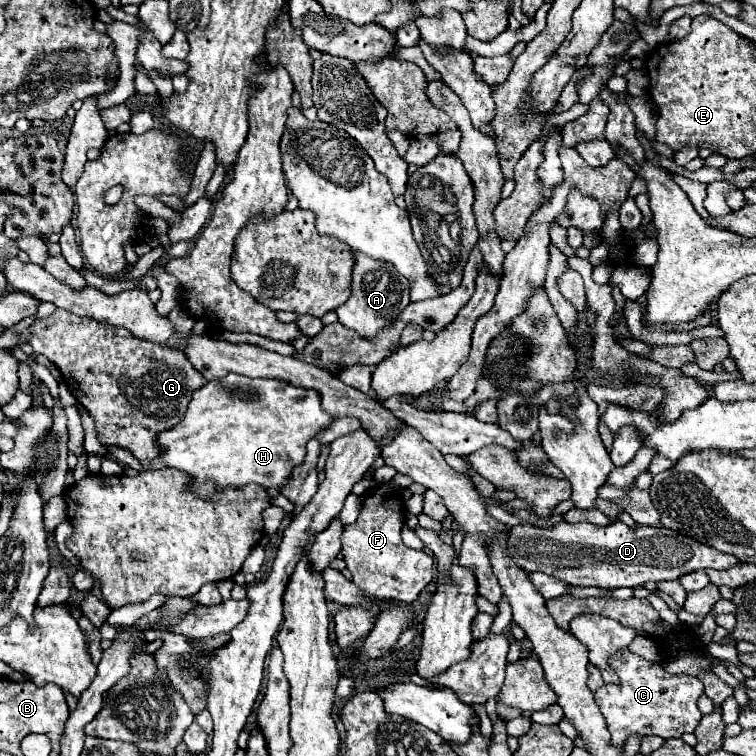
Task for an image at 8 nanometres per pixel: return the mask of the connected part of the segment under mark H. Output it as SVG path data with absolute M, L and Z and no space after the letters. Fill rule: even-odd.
M232 372L226 378L208 382L196 390L192 404L188 406L188 414L180 420L180 424L168 432L160 432L160 458L166 462L166 466L192 474L194 486L188 486L188 490L194 490L198 496L216 496L228 486L244 486L250 482L264 488L278 488L290 478L292 470L304 462L308 440L312 440L332 422L334 418L322 410L320 394L316 390L306 390L286 380L246 378Z

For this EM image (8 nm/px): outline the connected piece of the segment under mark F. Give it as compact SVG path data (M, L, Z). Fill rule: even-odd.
M376 484L362 496L362 508L358 520L344 526L342 532L342 556L346 568L352 572L352 582L360 586L368 596L378 600L398 598L400 602L414 602L418 594L432 582L434 560L418 550L406 548L400 538L404 526L406 506L400 490L392 484Z

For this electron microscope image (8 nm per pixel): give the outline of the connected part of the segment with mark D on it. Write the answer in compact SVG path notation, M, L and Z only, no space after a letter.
M616 520L608 526L594 526L588 522L570 524L560 522L554 528L542 530L530 524L516 526L510 530L508 550L526 572L544 572L558 576L572 586L598 586L598 588L622 588L622 586L644 586L646 582L678 580L684 574L696 570L726 570L740 560L732 554L724 554L708 544L694 538L682 536L680 532L664 526L636 526L628 528Z

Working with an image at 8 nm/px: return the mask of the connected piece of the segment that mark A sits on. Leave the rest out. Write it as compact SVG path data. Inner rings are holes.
M354 252L354 268L352 268L352 296L346 304L336 308L338 322L346 328L356 330L362 338L374 338L378 330L388 326L396 316L410 304L410 284L398 274L398 270L382 260L374 260L362 252Z

